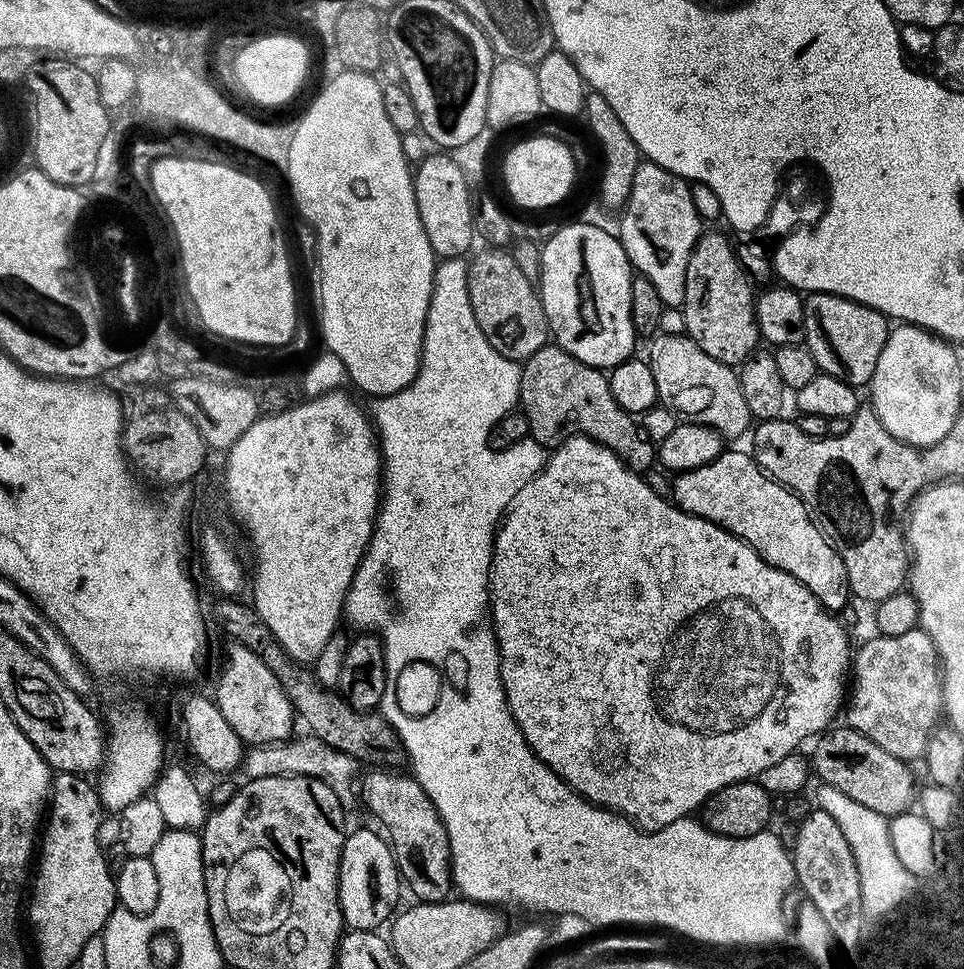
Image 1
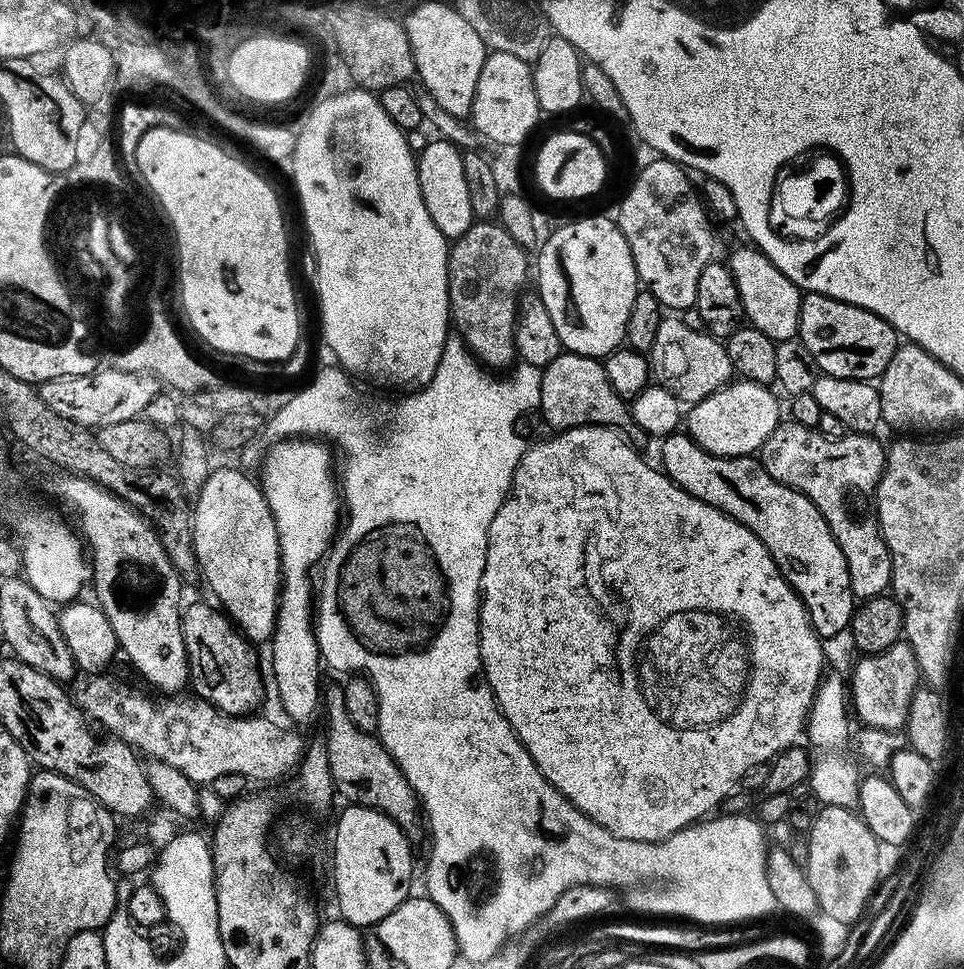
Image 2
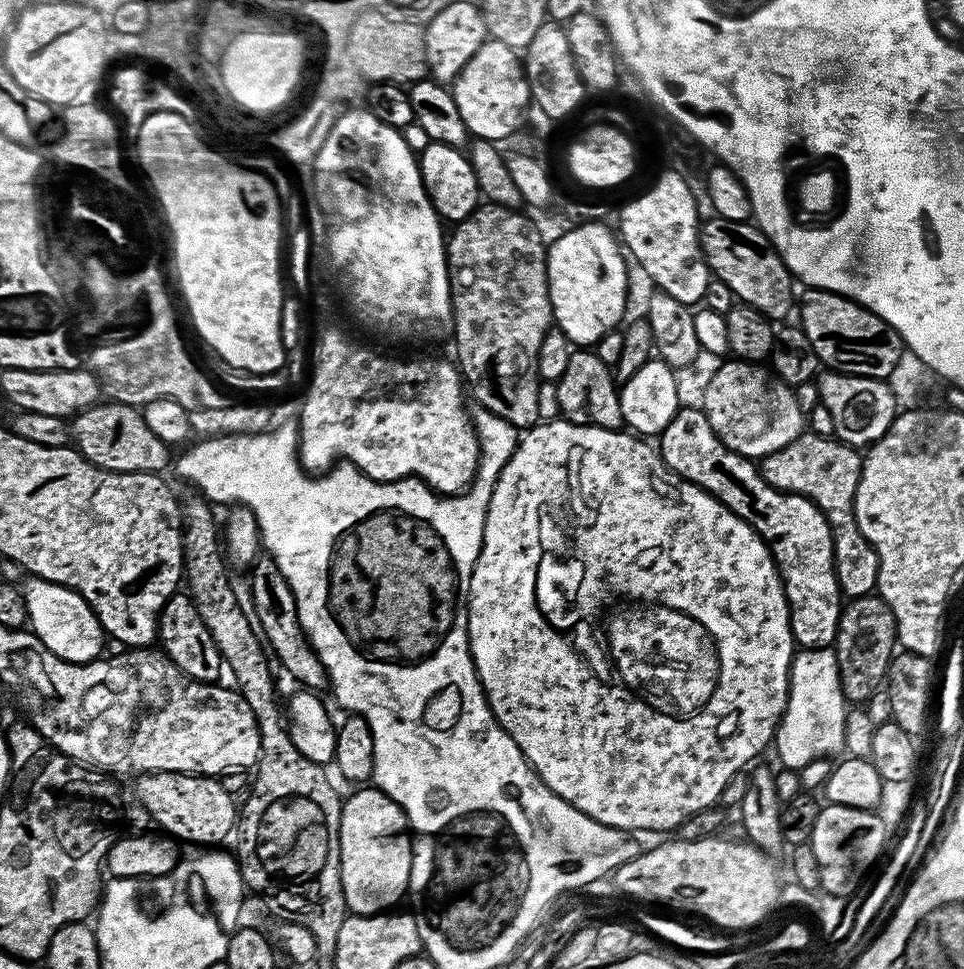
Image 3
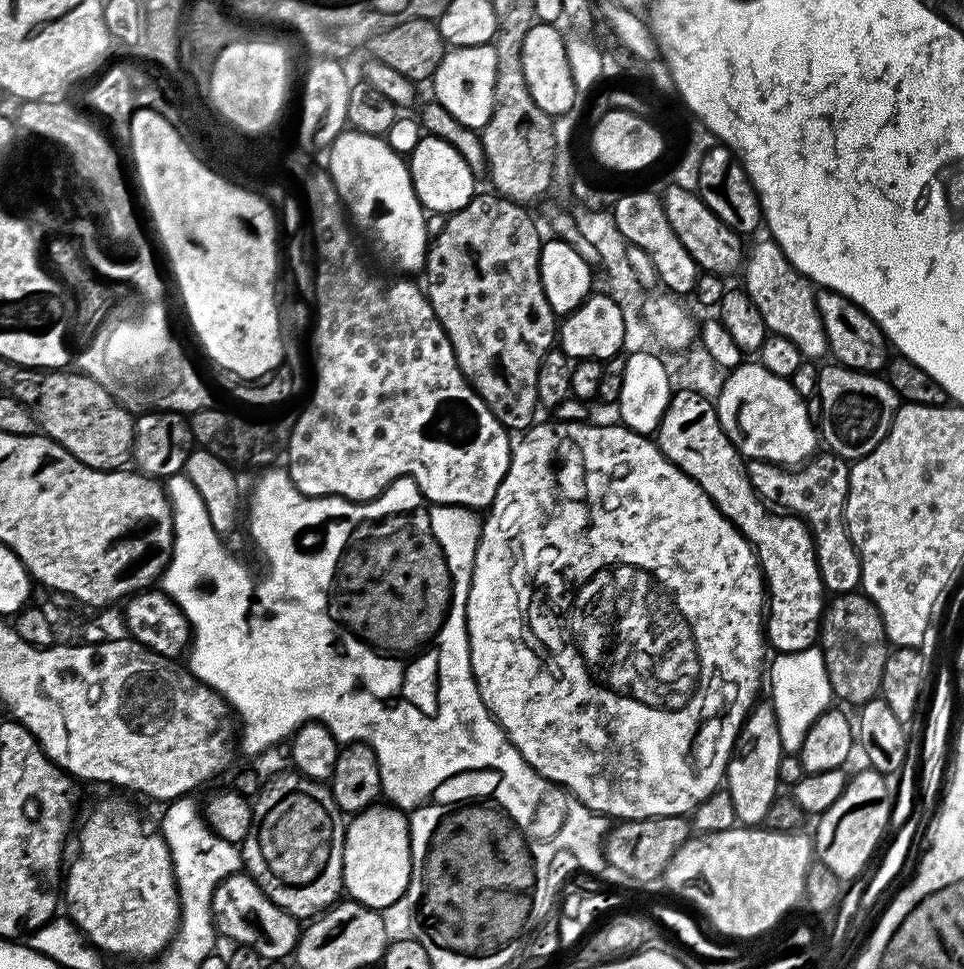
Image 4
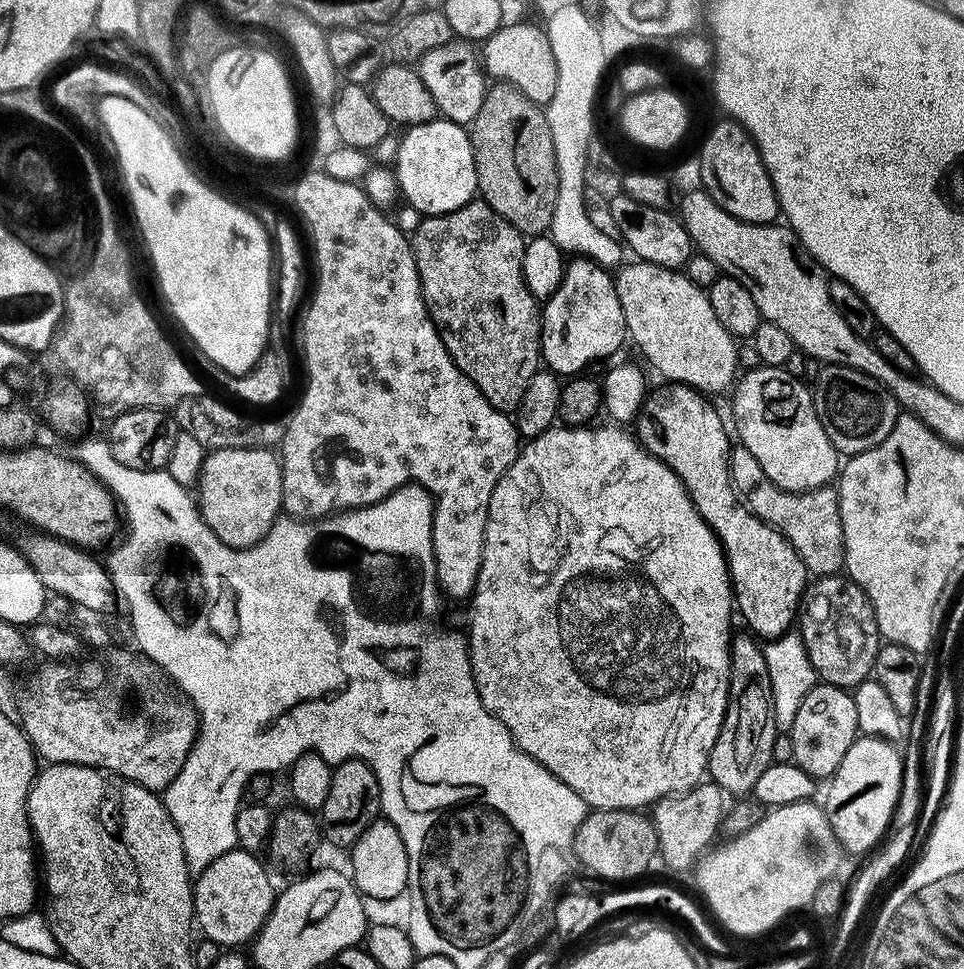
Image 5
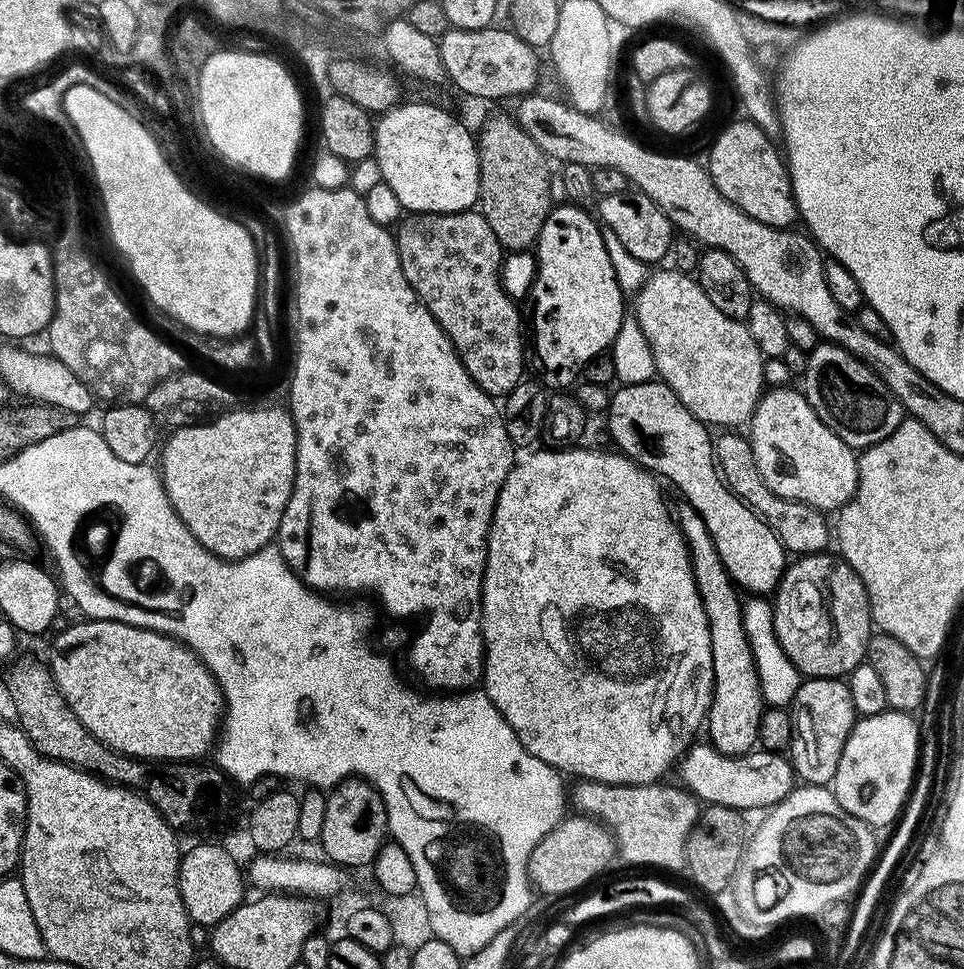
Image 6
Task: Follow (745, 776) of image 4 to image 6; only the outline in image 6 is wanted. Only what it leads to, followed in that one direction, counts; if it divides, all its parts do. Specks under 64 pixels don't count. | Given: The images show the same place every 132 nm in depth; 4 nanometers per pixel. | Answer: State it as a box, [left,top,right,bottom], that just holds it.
[674,502,765,756]

